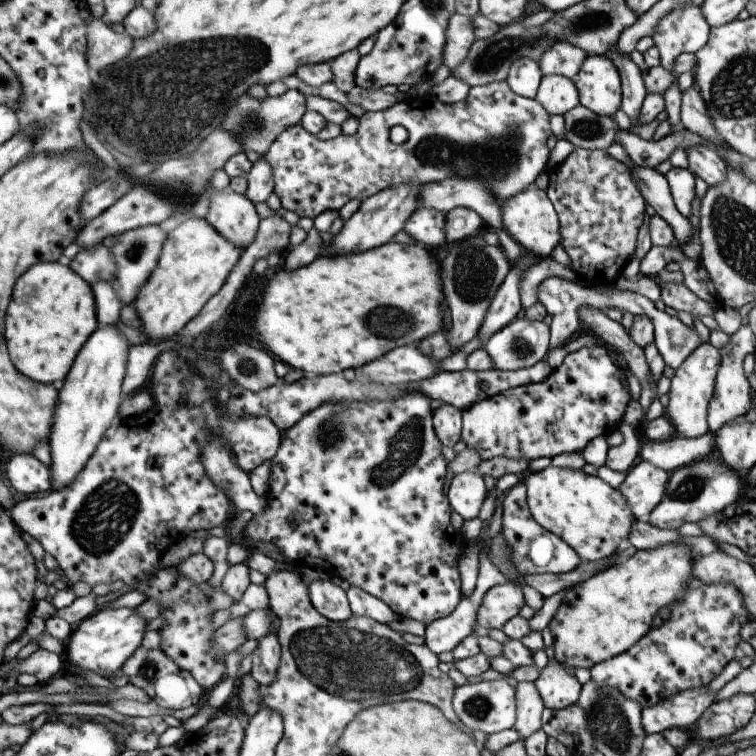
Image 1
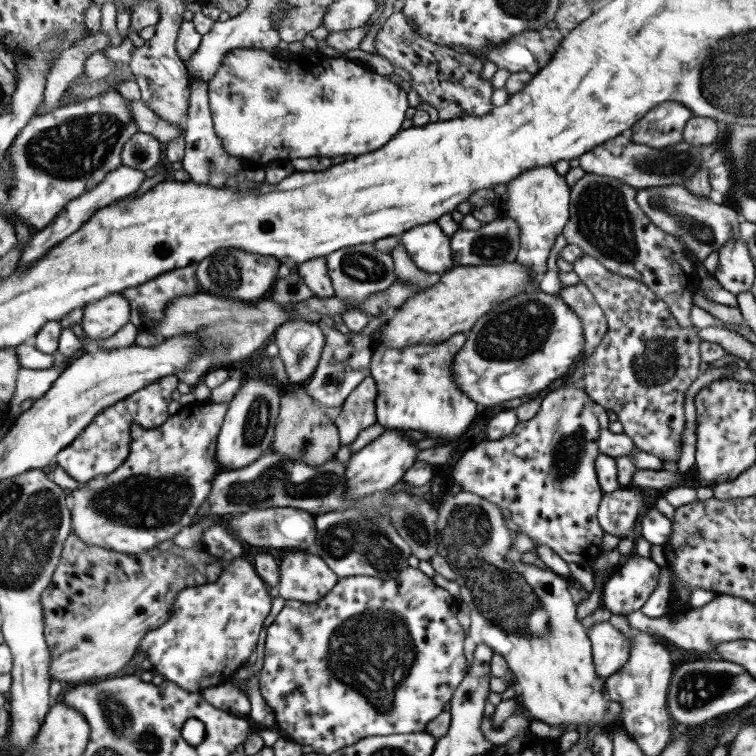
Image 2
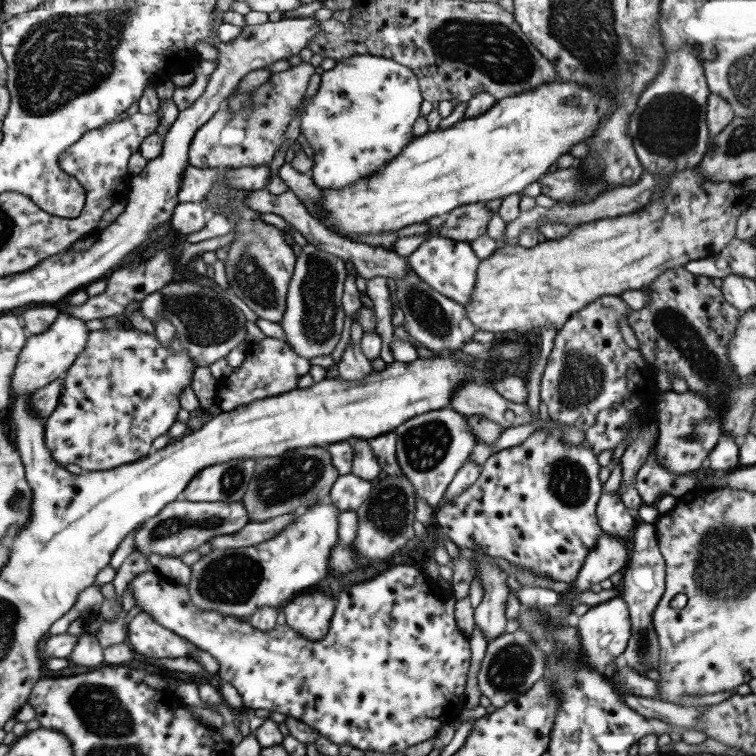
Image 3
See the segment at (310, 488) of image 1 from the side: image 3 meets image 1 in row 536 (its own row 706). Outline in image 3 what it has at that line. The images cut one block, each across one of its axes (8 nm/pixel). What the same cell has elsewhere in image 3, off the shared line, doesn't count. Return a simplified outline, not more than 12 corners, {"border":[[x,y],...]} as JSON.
{"border":[[393,565],[329,633],[194,606],[152,569],[135,605],[209,652],[244,706],[400,753],[466,704],[457,598]]}

